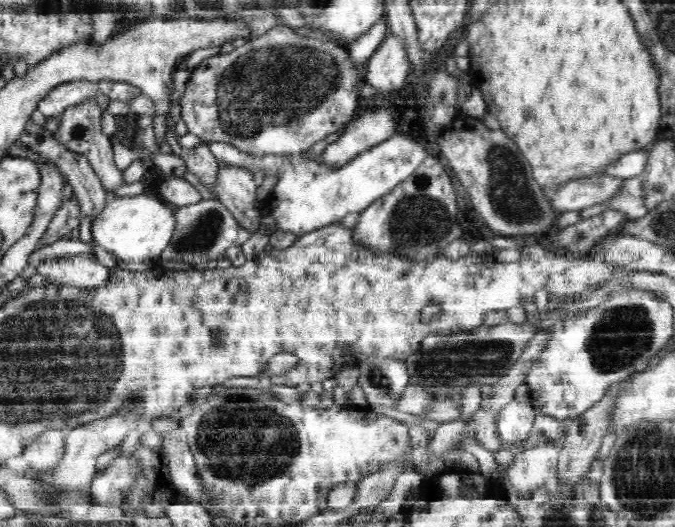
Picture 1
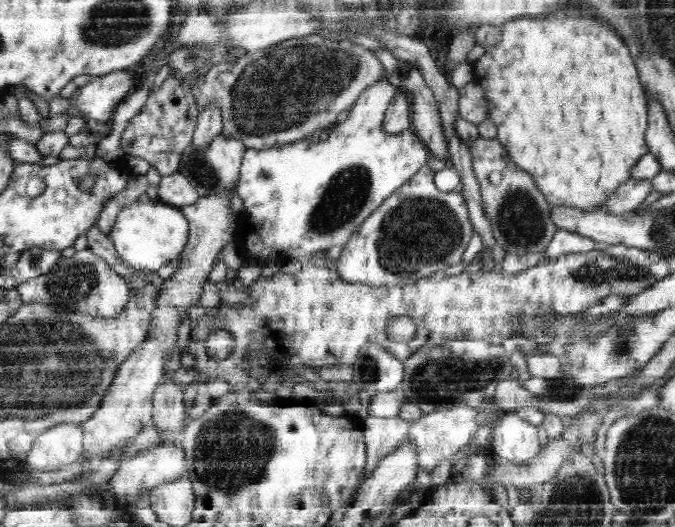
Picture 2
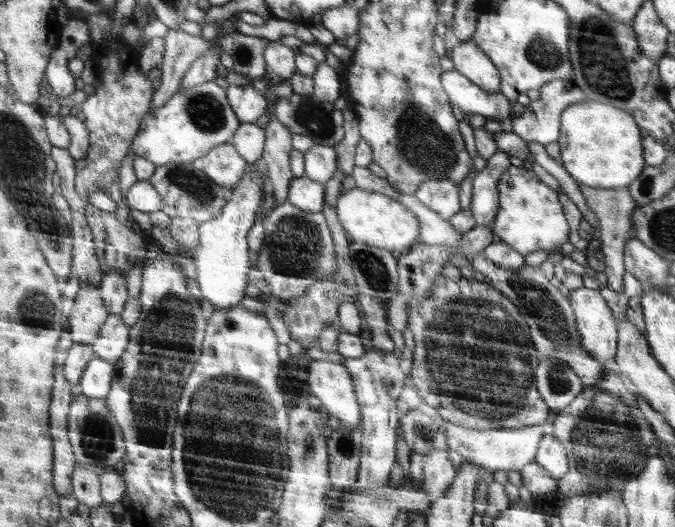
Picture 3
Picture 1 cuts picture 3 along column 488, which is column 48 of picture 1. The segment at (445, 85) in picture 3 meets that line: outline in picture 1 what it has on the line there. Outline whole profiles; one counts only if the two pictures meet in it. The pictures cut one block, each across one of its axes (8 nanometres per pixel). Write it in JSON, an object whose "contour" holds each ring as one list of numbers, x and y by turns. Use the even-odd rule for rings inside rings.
{"contour":[[84,79,63,82,39,101,37,109,47,118,59,116,70,106,80,105,87,99,96,101,98,89,98,83]]}

